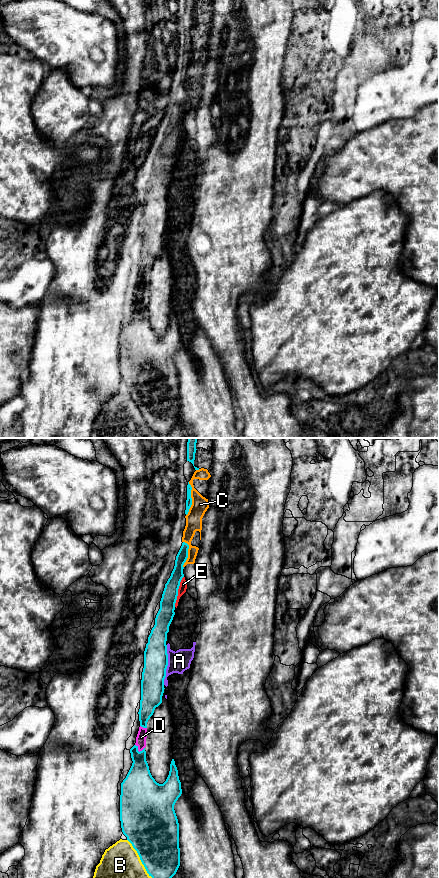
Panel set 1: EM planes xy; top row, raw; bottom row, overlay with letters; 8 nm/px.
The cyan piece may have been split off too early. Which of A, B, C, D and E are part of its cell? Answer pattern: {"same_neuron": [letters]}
{"same_neuron": []}

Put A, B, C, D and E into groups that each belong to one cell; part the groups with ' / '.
A / B / C D E

